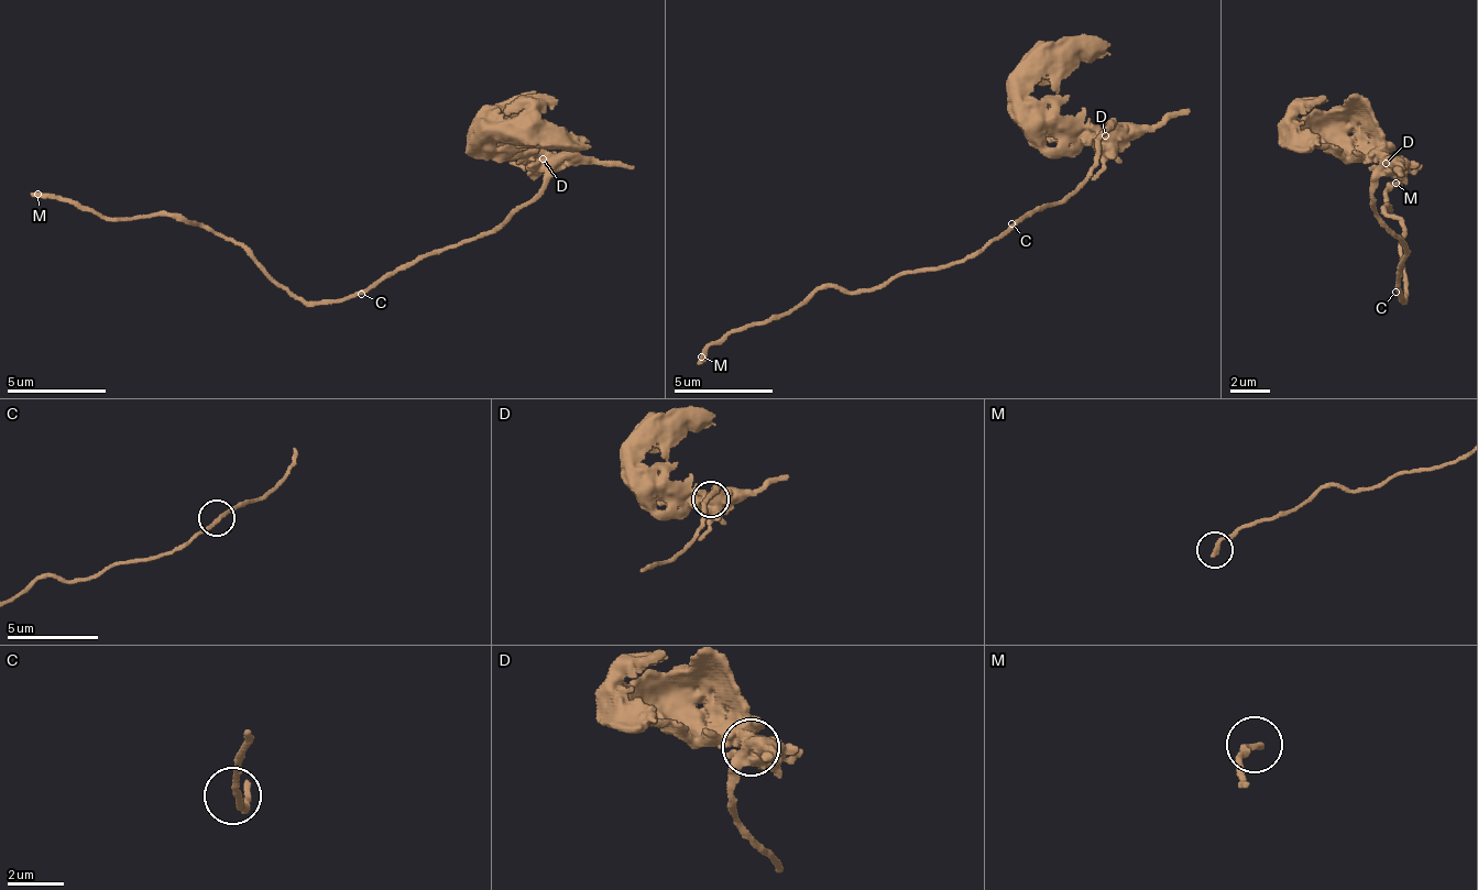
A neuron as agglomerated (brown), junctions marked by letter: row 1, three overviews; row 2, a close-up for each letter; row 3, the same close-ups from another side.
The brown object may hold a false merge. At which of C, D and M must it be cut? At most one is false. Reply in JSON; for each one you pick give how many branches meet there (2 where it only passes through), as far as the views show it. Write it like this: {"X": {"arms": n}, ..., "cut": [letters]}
{"D": {"arms": 3}, "cut": ["D"]}

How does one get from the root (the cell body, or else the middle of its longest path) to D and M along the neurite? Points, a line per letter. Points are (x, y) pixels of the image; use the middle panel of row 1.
D: (1014, 228), (1024, 218), (1032, 218), (1038, 207), (1068, 201), (1109, 124), (1104, 129), (1106, 133)
M: (1014, 228), (962, 259), (913, 268), (882, 287), (819, 288), (787, 312), (727, 333), (700, 358)

